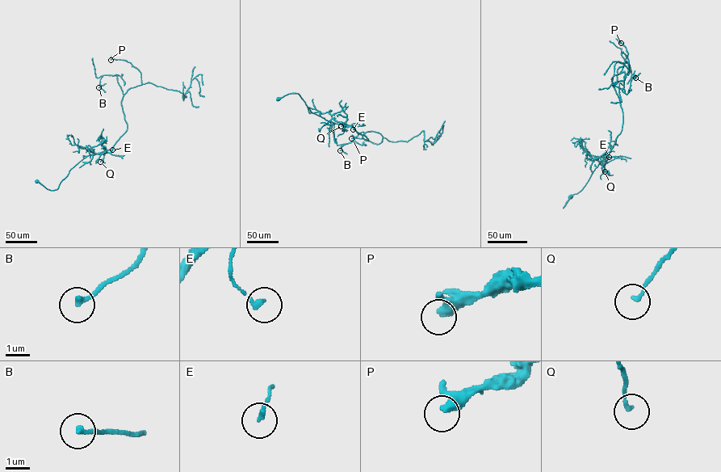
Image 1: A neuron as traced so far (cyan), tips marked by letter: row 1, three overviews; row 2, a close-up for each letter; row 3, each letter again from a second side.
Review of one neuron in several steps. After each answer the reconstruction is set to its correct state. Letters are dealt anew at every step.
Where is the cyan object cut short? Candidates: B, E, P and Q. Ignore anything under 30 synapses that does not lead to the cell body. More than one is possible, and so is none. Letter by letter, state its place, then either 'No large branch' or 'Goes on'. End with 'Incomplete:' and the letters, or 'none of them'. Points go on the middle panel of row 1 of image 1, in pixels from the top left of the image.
B: Place: (340, 150). No large branch
E: Place: (353, 129). No large branch
P: Place: (351, 138). Goes on
Q: Place: (341, 126). No large branch
Incomplete: P

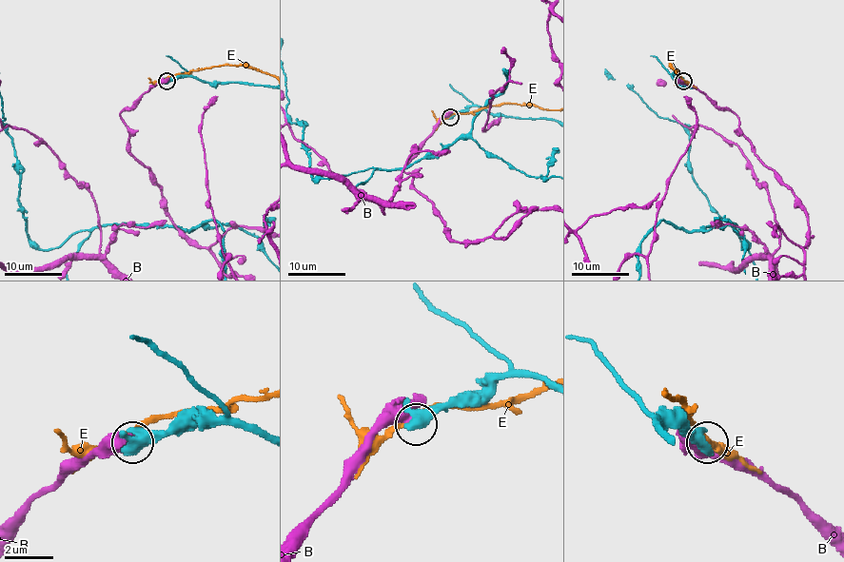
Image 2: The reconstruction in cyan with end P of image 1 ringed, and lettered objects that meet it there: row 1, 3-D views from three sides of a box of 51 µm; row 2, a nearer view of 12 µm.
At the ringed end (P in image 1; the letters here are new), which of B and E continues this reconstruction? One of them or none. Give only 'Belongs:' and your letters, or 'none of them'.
Belongs: none of them

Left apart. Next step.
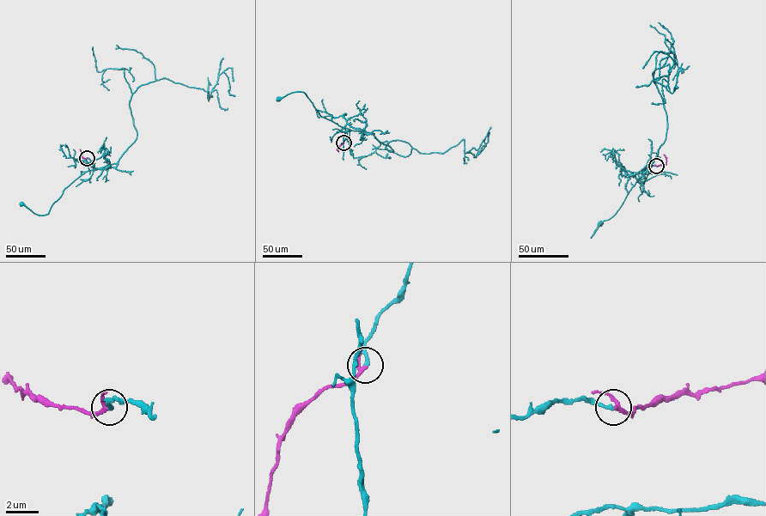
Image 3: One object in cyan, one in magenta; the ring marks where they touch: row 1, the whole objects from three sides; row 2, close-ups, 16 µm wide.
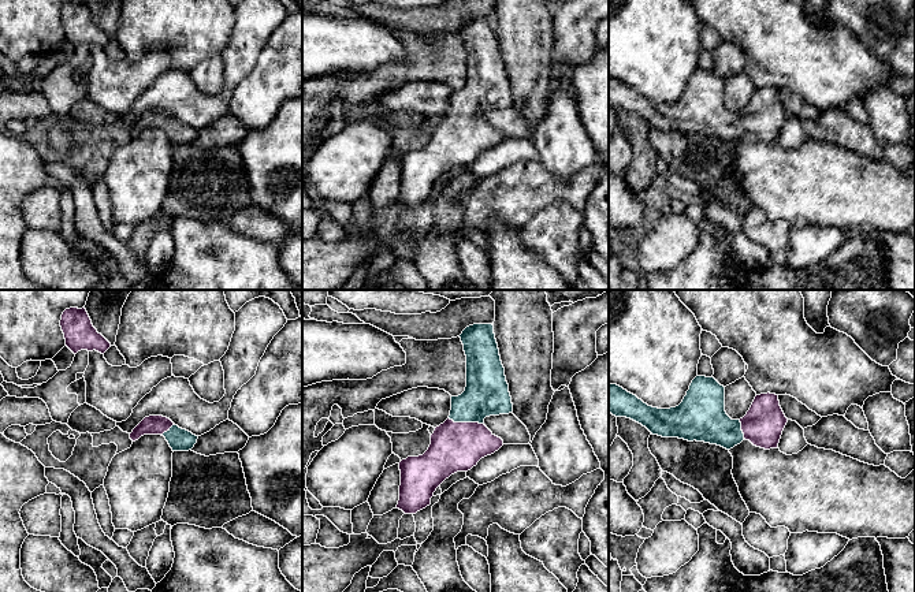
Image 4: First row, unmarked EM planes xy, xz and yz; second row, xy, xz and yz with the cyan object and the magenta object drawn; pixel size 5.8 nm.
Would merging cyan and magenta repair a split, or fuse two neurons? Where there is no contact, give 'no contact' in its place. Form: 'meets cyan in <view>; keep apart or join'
meets cyan in xz; join

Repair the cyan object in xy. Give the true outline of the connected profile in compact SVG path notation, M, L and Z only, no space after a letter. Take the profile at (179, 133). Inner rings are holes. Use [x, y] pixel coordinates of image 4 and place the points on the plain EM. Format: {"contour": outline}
{"contour": "M163 109L145 111L130 127L133 135L144 129L161 129L172 145L189 145L197 137L198 130L179 122L170 112Z"}

